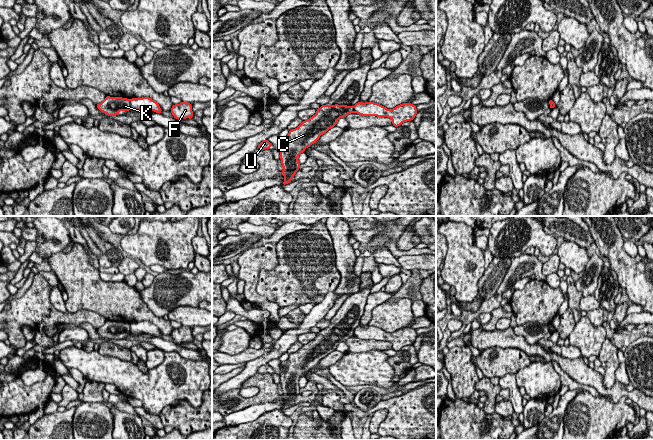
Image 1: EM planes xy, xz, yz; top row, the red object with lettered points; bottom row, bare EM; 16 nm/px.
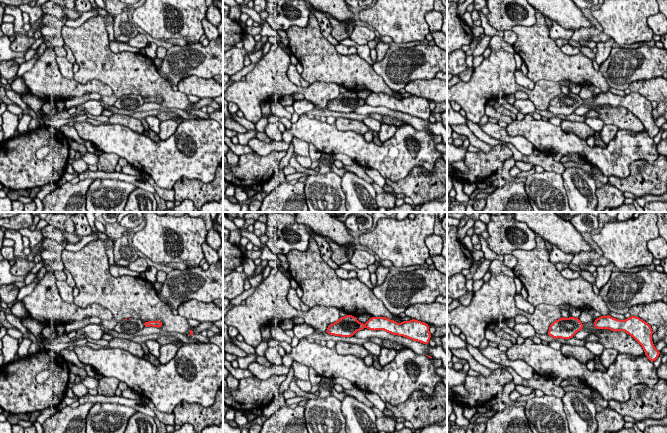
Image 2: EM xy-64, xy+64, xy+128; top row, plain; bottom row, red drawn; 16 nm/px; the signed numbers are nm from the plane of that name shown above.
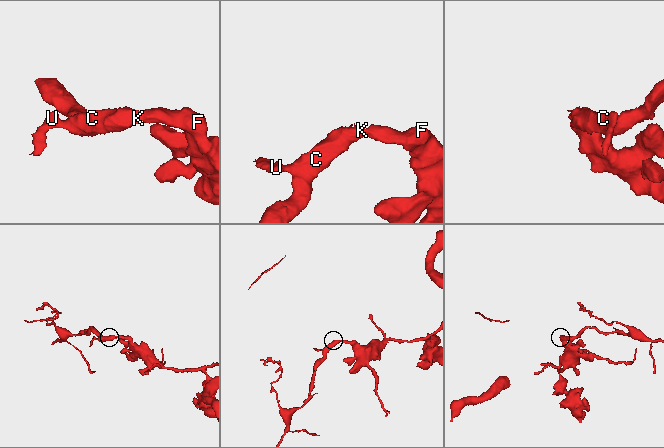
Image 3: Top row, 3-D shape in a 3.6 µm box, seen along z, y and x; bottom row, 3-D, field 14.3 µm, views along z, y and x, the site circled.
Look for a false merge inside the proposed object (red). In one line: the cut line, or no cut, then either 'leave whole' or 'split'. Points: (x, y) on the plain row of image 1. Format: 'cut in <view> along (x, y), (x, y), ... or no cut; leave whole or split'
cut in xy along (129, 323), (129, 330), (131, 332); split

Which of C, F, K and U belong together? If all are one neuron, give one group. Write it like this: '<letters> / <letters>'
C K U / F

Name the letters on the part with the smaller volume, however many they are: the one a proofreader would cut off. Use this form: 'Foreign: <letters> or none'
Foreign: C, K, U

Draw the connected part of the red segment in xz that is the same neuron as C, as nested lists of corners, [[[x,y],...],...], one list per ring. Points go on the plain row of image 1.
[[[321,329],[316,338],[304,344],[297,352],[289,354],[286,361],[281,362],[279,369],[280,383],[283,394],[281,398],[285,404],[282,409],[292,405],[300,392],[299,378],[315,368],[321,359],[336,350],[340,342],[345,342],[354,336],[354,330]]]

